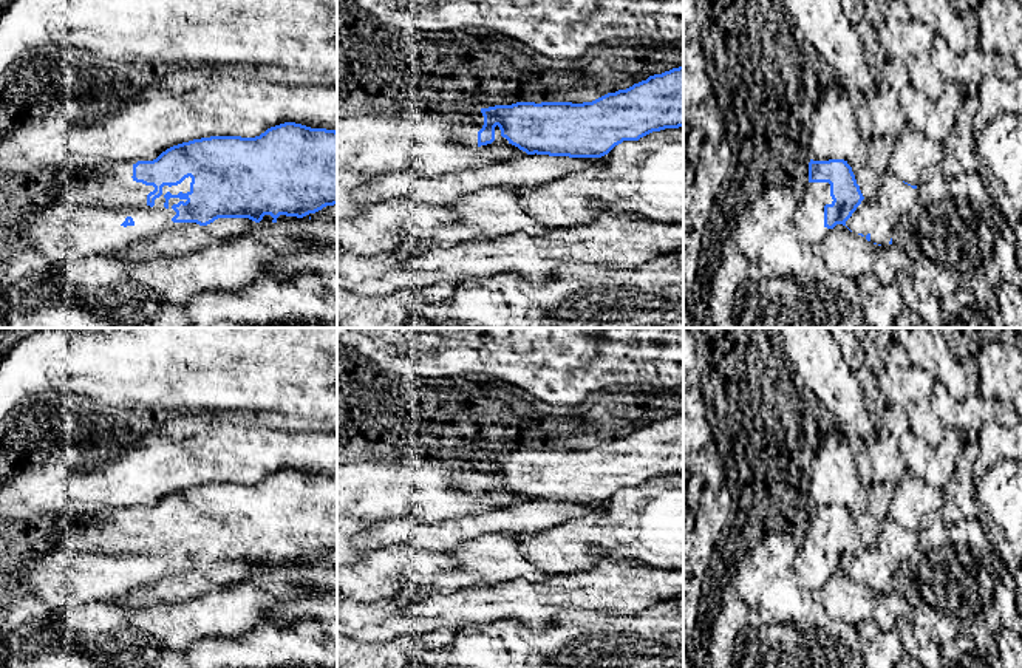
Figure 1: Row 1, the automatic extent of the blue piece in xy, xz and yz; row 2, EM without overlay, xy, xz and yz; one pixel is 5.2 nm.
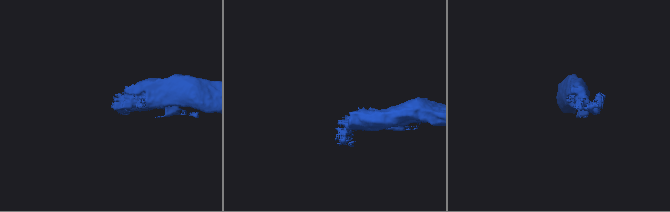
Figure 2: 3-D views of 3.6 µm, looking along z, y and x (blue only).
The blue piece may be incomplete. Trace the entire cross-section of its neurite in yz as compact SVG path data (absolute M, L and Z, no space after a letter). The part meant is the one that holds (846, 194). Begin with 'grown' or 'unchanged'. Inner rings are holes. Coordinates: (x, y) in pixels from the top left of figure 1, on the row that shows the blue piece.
unchanged; M844 159L809 162L809 182L829 182L832 203L824 206L824 227L846 226L864 199L852 167Z

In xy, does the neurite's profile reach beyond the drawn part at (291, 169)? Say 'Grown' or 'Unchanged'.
Unchanged

